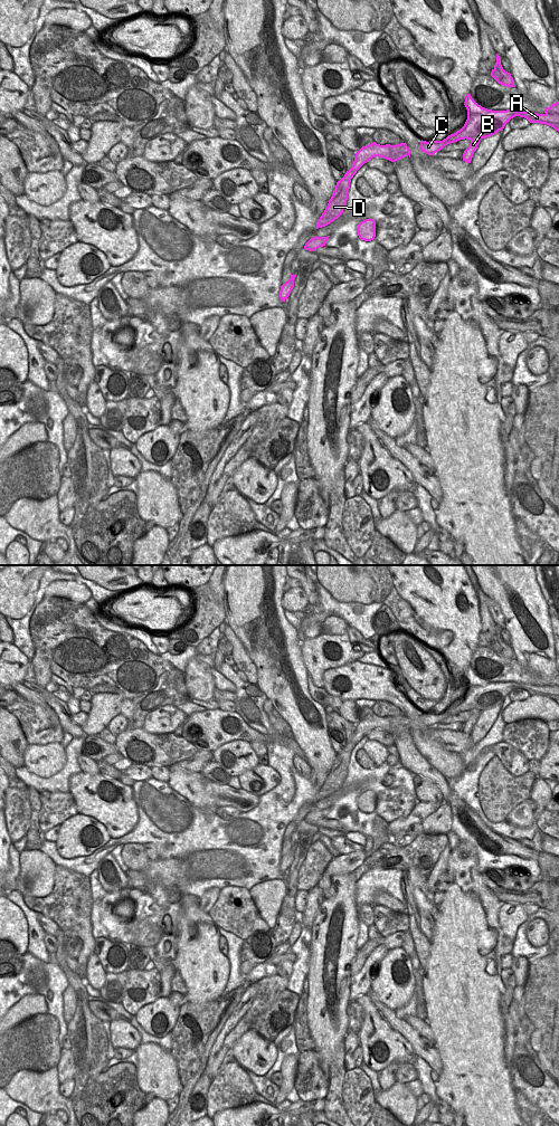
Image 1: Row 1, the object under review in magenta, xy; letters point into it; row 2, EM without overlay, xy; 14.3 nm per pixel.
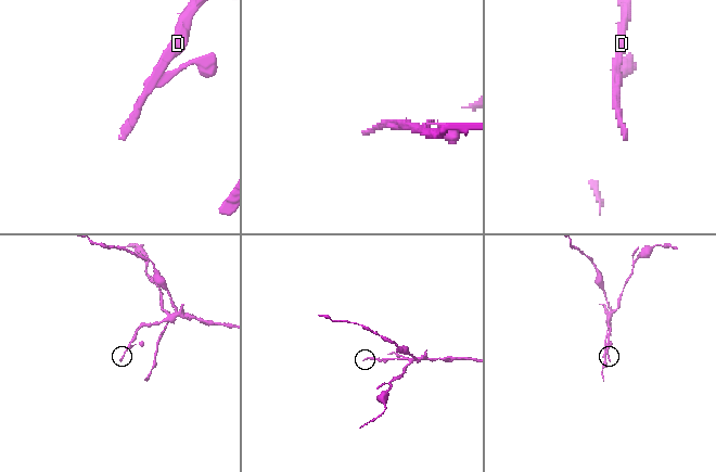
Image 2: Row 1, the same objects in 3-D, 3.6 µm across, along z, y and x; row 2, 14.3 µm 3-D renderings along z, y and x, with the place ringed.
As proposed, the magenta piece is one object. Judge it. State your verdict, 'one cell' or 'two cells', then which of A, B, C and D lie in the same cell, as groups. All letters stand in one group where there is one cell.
two cells | A C D / B

